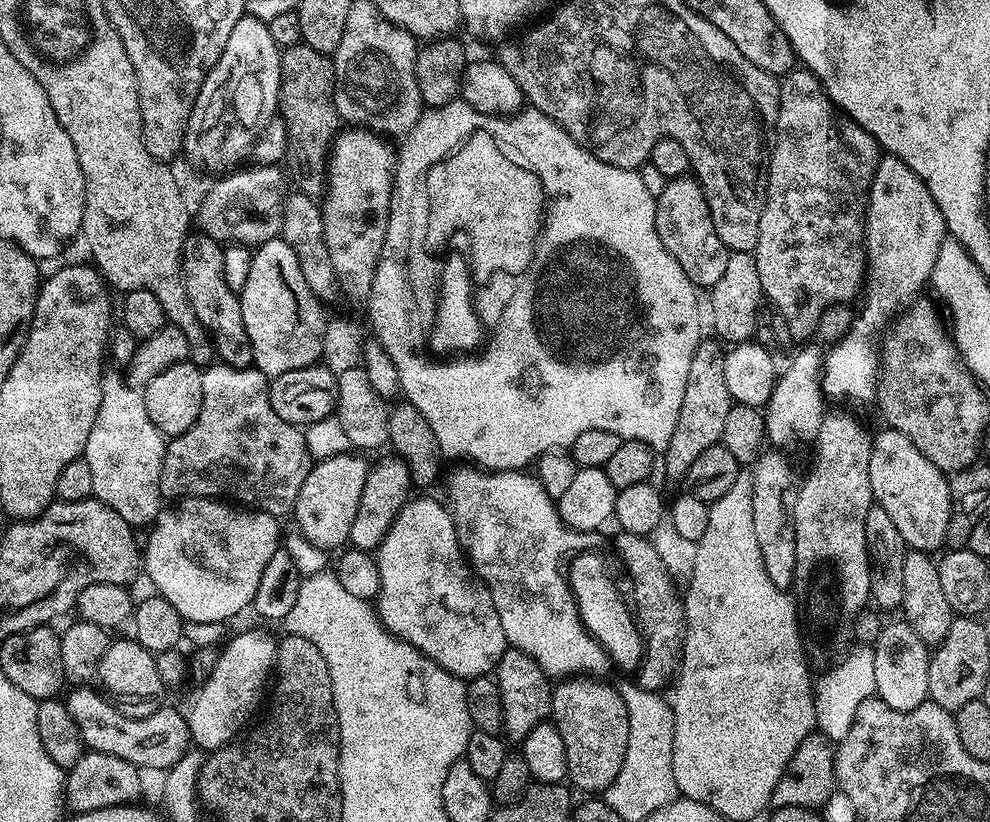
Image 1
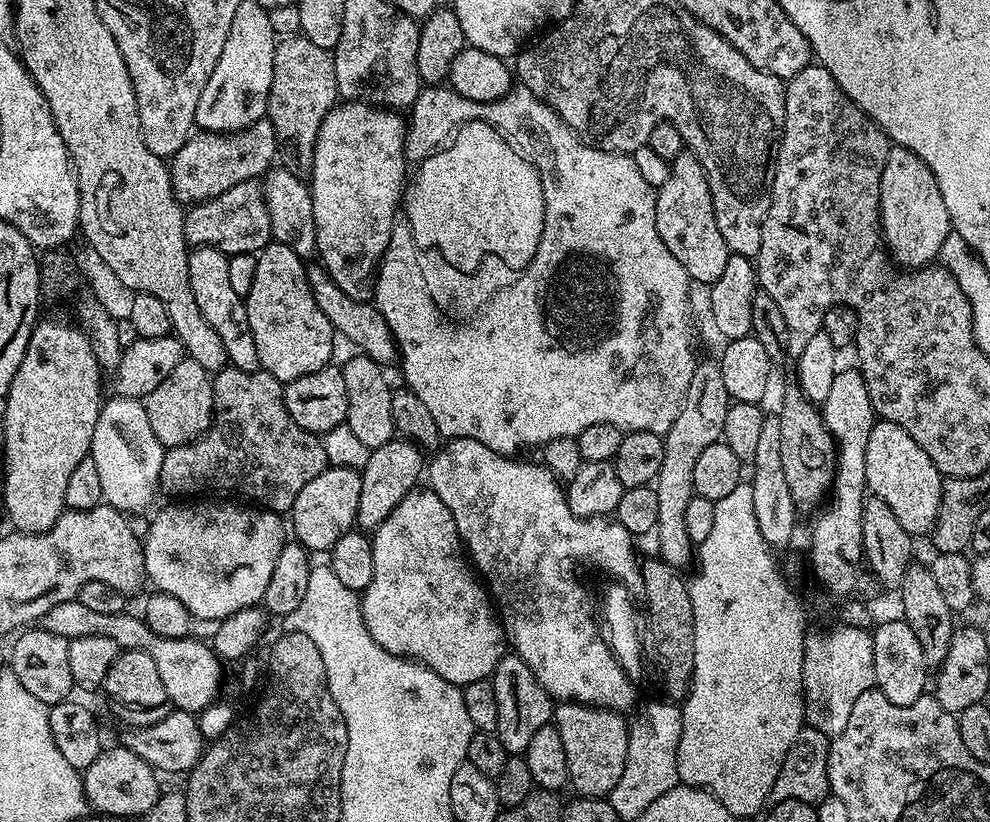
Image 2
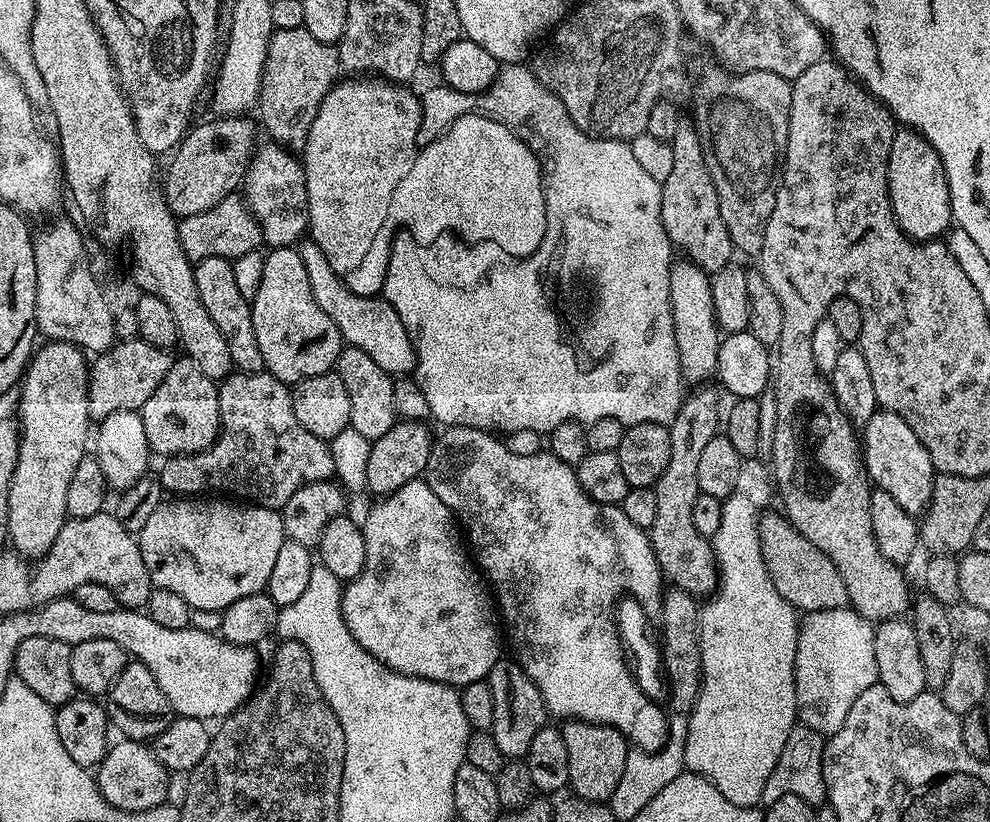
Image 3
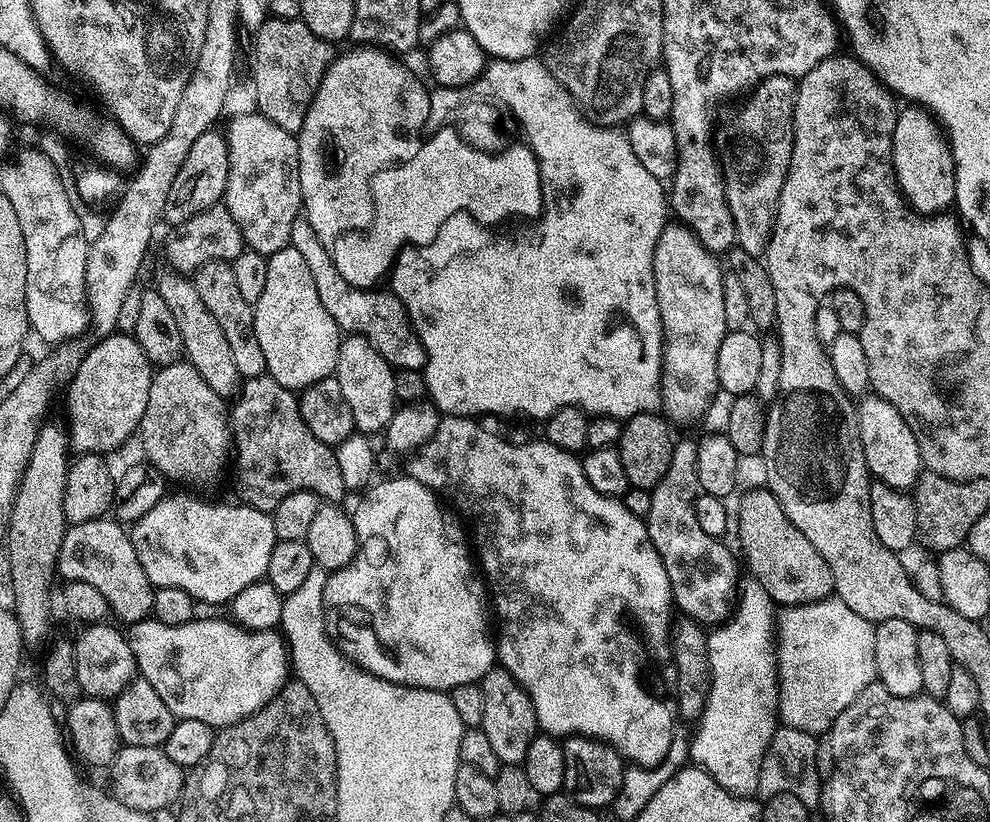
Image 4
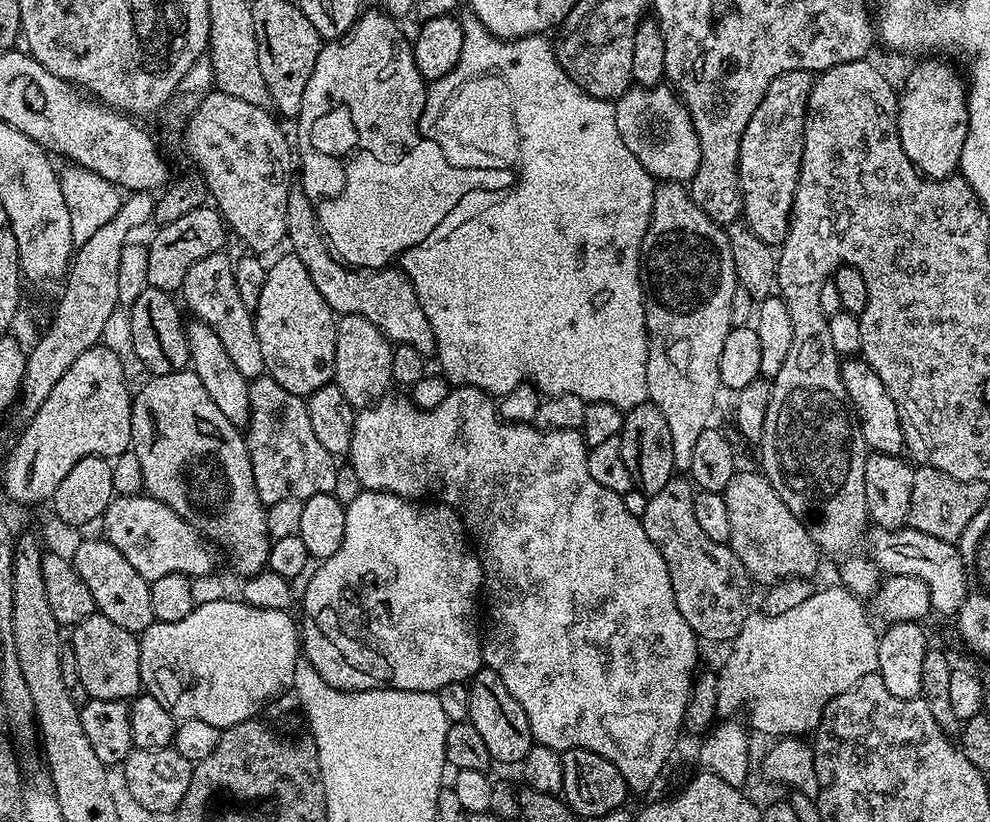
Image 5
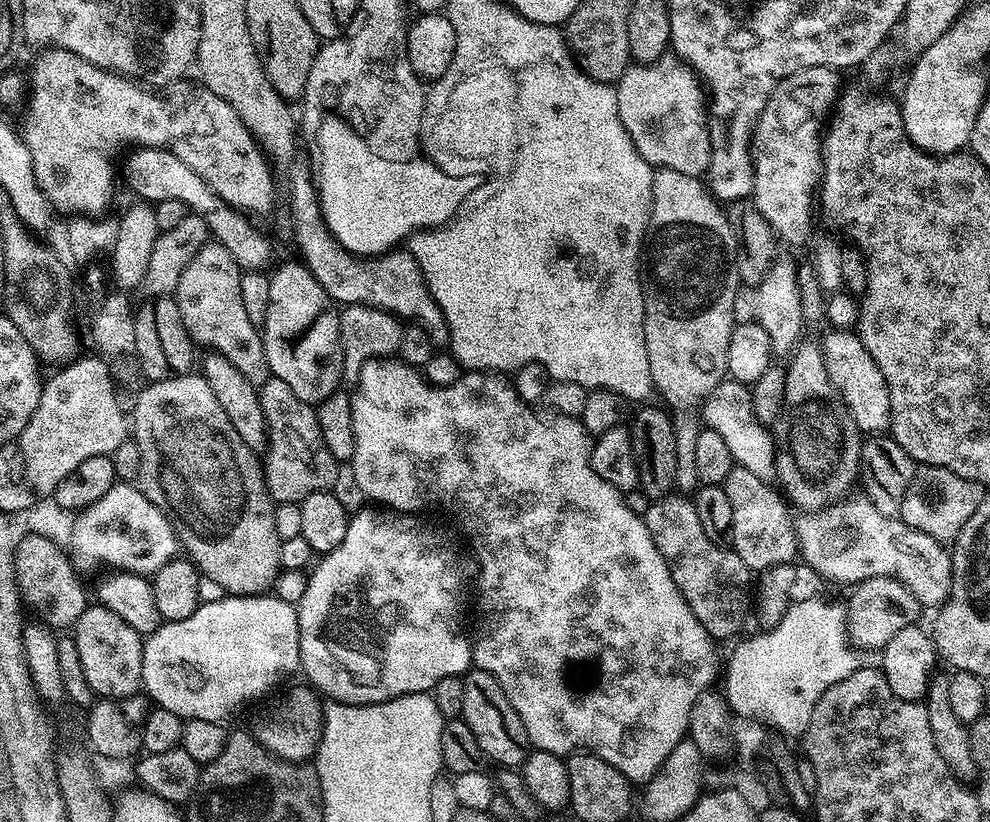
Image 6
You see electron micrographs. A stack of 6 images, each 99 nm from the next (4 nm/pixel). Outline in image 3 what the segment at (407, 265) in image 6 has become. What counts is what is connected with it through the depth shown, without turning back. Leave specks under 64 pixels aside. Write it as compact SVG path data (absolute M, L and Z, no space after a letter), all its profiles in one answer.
M311 238L301 239L298 251L302 258L302 266L306 266L306 278L310 282L310 290L314 294L314 302L330 317L330 322L338 326L340 339L345 345L362 350L382 366L382 370L393 378L404 378L415 373L416 355L410 342L410 334L406 334L406 326L402 326L402 318L398 318L395 310L387 300L375 296L354 294L334 274L330 262L326 262L326 254Z

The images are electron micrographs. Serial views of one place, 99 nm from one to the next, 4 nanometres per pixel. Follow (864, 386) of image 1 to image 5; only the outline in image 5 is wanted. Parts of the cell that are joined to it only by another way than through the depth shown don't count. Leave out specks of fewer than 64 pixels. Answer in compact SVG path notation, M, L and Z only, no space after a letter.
M930 58L925 62L917 63L920 65L909 74L908 81L904 84L904 92L902 88L898 96L898 107L900 109L900 113L898 114L898 134L902 138L902 150L906 150L906 158L910 158L910 162L914 162L917 172L929 180L946 180L957 171L960 159L962 158L962 146L968 137L968 92L966 91L966 80L963 75L961 77L956 76L955 70L950 65L943 64L943 62L948 63L940 58Z

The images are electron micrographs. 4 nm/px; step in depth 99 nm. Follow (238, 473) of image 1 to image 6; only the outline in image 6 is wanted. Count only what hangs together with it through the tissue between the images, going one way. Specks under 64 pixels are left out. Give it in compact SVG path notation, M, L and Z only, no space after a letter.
M269 375L266 383L259 385L260 401L262 402L262 414L268 427L268 446L262 456L264 481L276 504L299 504L310 494L315 492L327 492L335 486L335 476L338 462L330 450L326 450L326 442L322 442L322 430L318 430L318 418L316 409L311 404L302 402L282 378Z

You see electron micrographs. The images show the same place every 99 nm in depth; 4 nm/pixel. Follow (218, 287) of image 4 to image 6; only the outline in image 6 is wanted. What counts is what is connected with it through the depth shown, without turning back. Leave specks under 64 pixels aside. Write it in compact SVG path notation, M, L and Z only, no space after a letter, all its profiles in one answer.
M209 242L190 258L190 266L182 270L174 299L193 345L200 347L201 344L209 353L226 358L226 362L231 362L242 373L242 378L259 386L267 382L270 373L261 329L250 322L242 302L241 275L242 269L234 262L234 254L230 254L226 246Z

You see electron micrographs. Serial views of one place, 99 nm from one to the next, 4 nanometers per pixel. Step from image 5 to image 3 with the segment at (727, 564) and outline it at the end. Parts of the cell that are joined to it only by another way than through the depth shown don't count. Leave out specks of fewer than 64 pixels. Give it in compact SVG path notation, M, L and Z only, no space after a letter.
M700 386L696 392L687 397L680 405L676 419L672 421L668 433L670 434L670 462L666 465L666 470L662 470L662 478L654 485L656 497L658 498L658 511L654 514L654 526L650 530L652 549L658 558L658 566L667 583L673 588L681 588L689 595L697 598L707 598L716 591L718 587L718 573L716 570L716 555L712 549L711 539L702 534L694 527L694 498L700 496L698 486L698 461L702 455L702 450L718 434L719 426L722 424L722 408L720 412L721 393L712 386Z

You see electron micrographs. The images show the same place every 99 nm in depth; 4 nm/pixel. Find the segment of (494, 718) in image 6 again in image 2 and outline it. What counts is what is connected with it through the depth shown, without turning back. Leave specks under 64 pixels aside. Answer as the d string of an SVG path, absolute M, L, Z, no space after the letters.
M506 654L501 658L490 679L494 686L494 698L498 698L496 736L509 754L523 754L534 739L534 734L538 734L538 730L553 719L553 697L548 695L542 682L538 682L534 670L530 670L524 659L515 654Z

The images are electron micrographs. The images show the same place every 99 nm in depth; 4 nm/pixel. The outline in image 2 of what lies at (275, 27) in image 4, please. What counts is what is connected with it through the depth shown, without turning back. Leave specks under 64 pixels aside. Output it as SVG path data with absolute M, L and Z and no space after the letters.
M289 36L281 39L276 45L276 53L274 54L274 78L270 86L270 98L268 99L268 111L266 116L272 120L274 130L277 132L277 142L279 144L278 160L282 165L283 171L294 174L301 178L308 178L312 175L312 163L314 162L314 146L318 138L318 130L322 126L322 122L326 118L326 114L331 112L338 104L338 93L336 90L336 71L334 70L334 62L332 61L333 53L329 49L322 46L314 46L314 42L310 42L305 36Z

